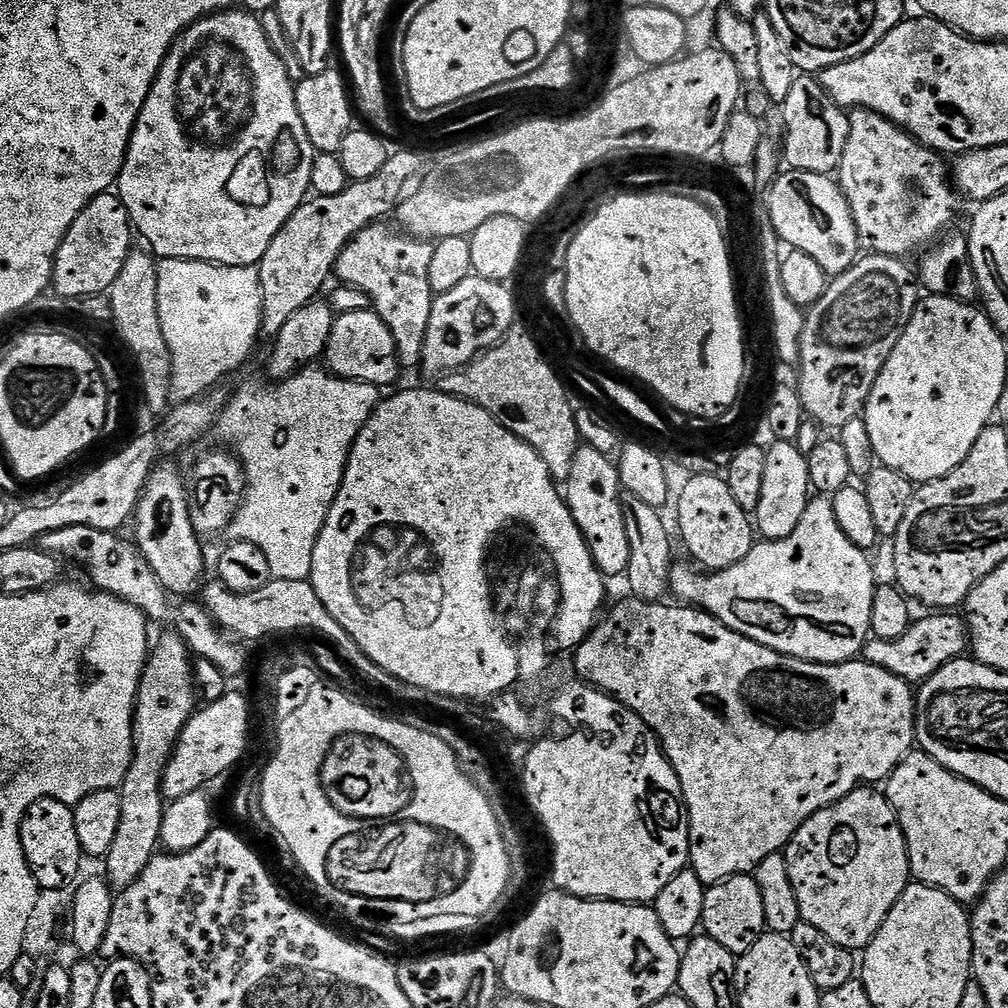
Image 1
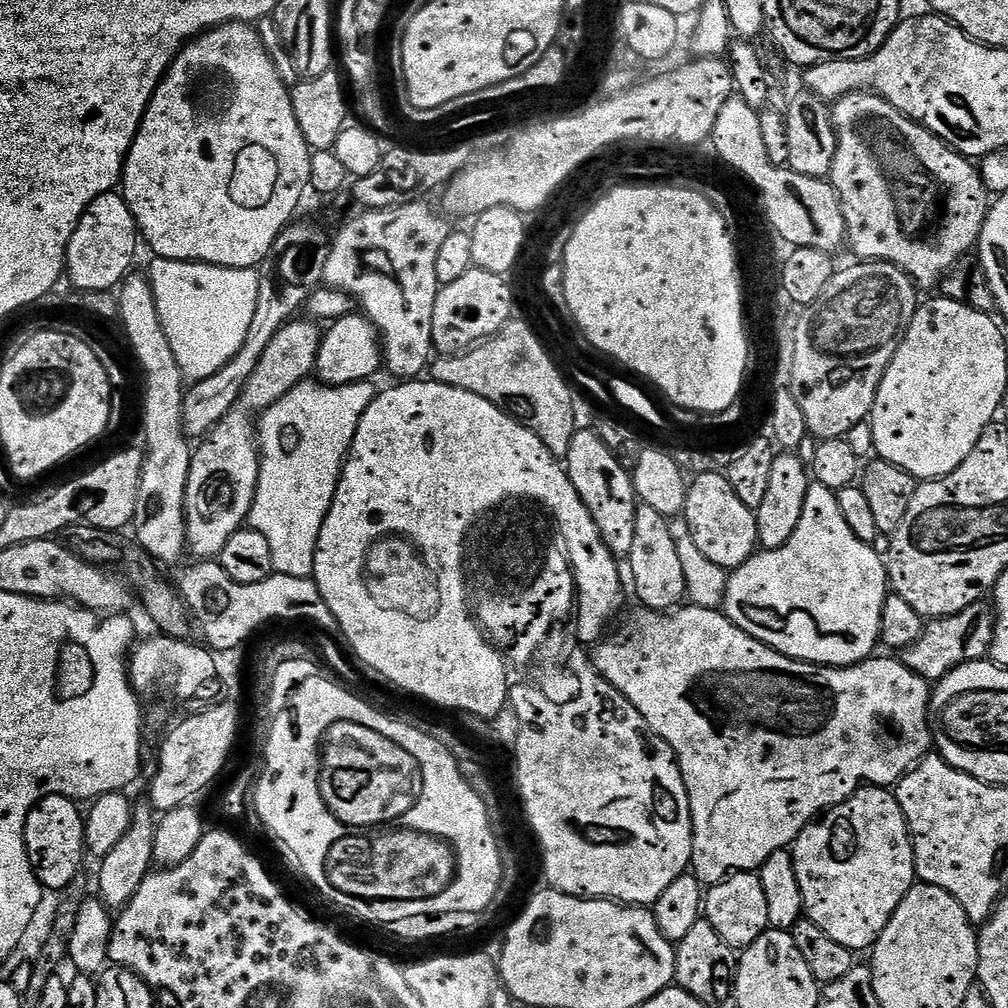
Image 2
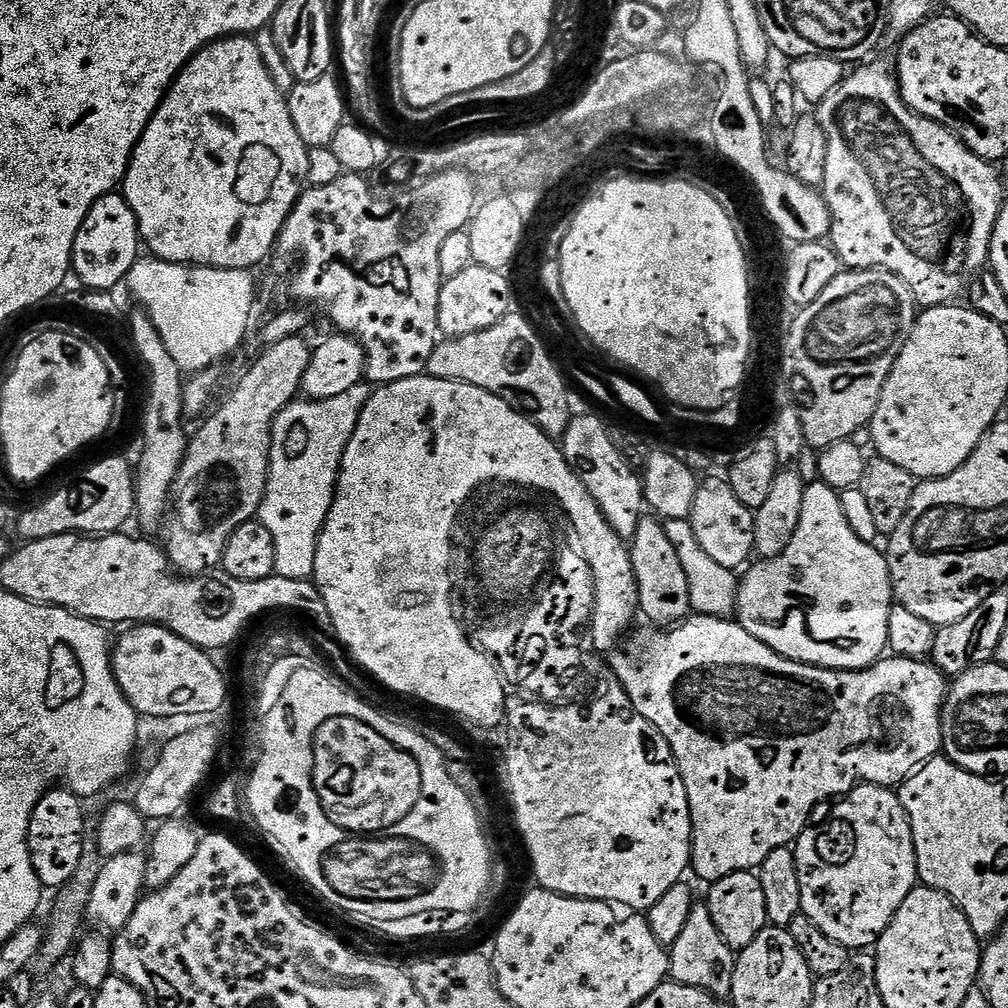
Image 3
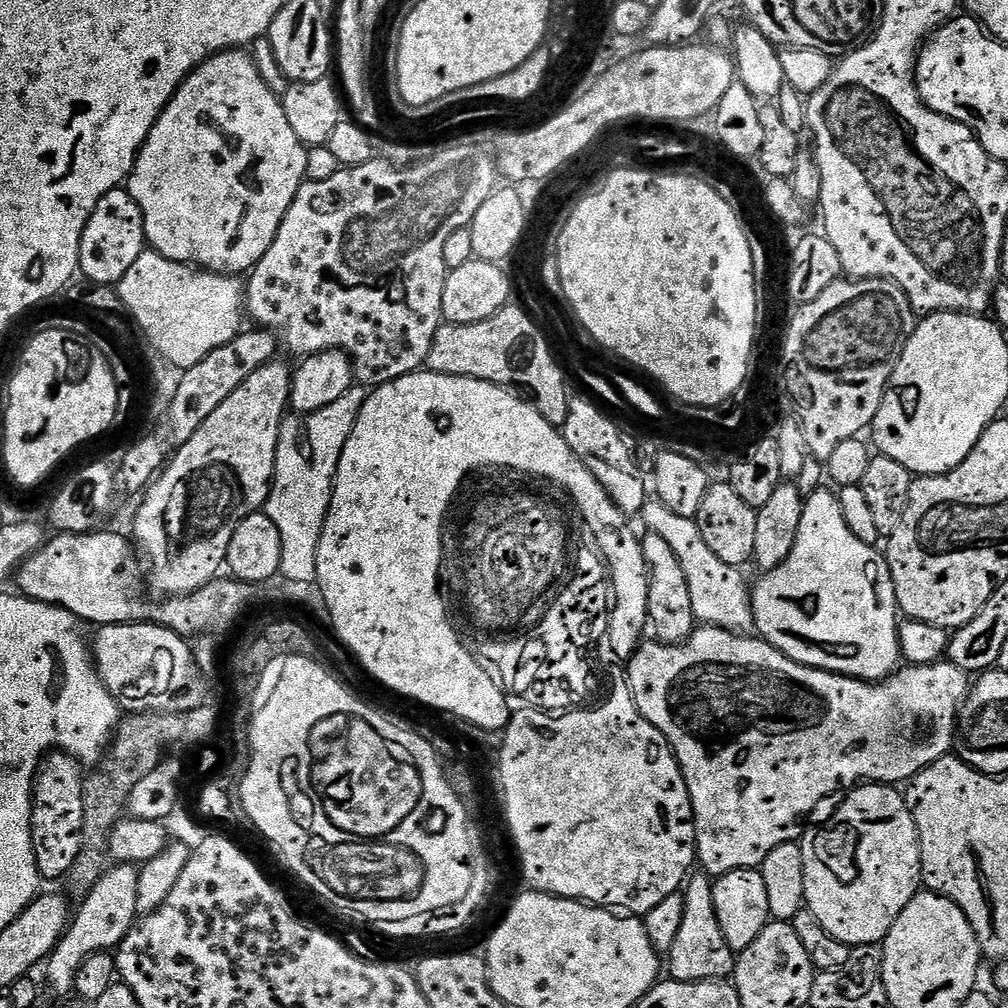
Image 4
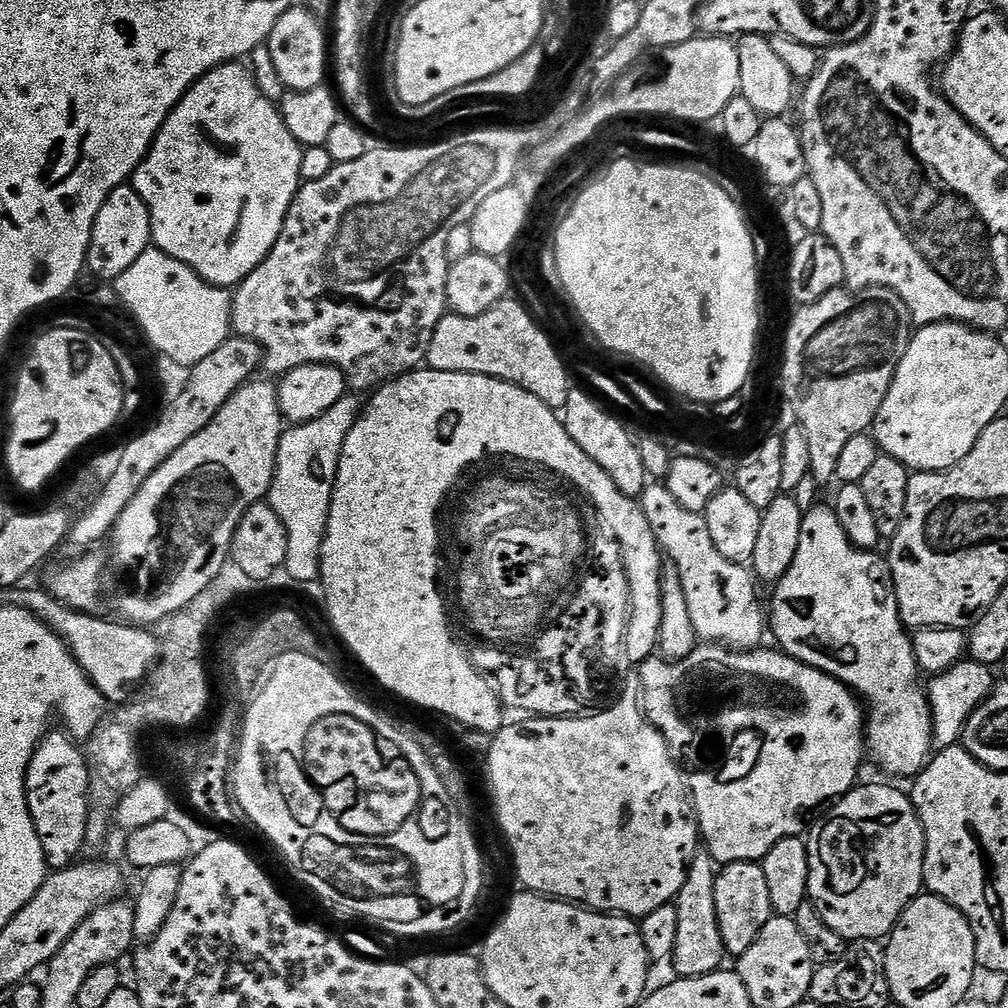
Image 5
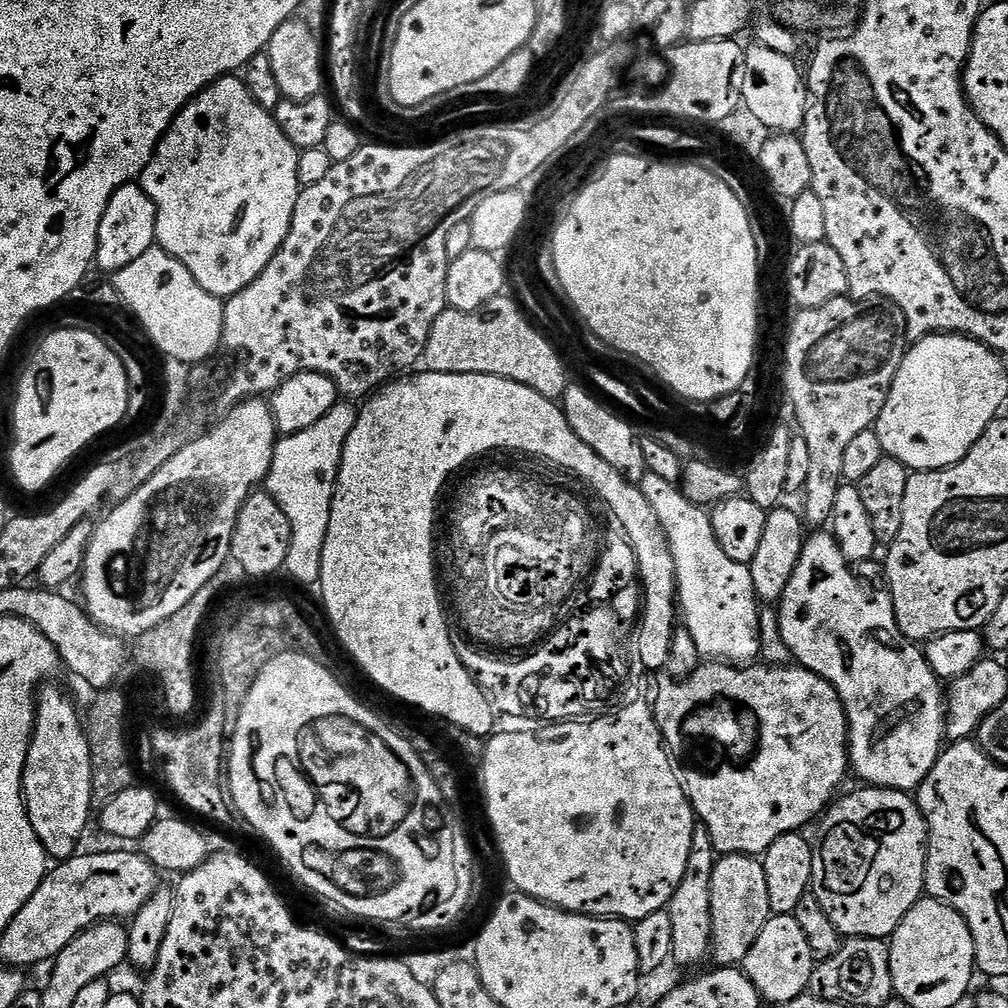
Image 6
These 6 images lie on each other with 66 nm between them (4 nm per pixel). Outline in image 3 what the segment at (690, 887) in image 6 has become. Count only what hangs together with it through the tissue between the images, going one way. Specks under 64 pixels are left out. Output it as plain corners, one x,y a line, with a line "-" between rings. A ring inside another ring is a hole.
697,902
690,914
686,927
682,930
678,942
670,946
668,953
668,970
671,979
682,986
690,986
710,994
721,1002
727,1001
734,986
734,966
737,953
718,934
718,926
714,926
714,918
710,918
707,903

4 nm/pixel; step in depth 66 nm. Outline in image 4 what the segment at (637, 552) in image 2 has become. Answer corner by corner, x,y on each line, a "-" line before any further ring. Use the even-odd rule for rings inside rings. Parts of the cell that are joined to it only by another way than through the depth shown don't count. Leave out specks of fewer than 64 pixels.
648,532
641,539
640,545
648,567
648,623
651,635
653,632
656,635
653,637
661,644
681,644
698,627
694,606
690,606
690,589
686,587
686,574
682,574
682,566
678,563
674,550
670,550
670,545
658,538
658,534

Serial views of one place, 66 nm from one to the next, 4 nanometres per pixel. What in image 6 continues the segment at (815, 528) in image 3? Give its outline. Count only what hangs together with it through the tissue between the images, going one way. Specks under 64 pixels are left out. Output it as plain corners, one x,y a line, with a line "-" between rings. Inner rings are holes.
816,530
804,541
804,549
798,558
798,566
794,566
794,574
790,574
790,582
786,582
786,590
778,601
778,615
780,618
780,633
786,642
791,659
801,668
808,668
818,674
826,682
834,686
844,703
844,713
848,716
848,759
853,773
861,776
865,785
874,788
894,788
898,792
911,793
919,788
921,782
930,774
934,762
939,758
946,744
946,692
942,681
930,670
923,651
907,636
903,636
894,614
894,602
888,592
888,585
884,579
881,565
876,562
861,564
855,568
849,564
842,554
838,542
832,537
831,531

